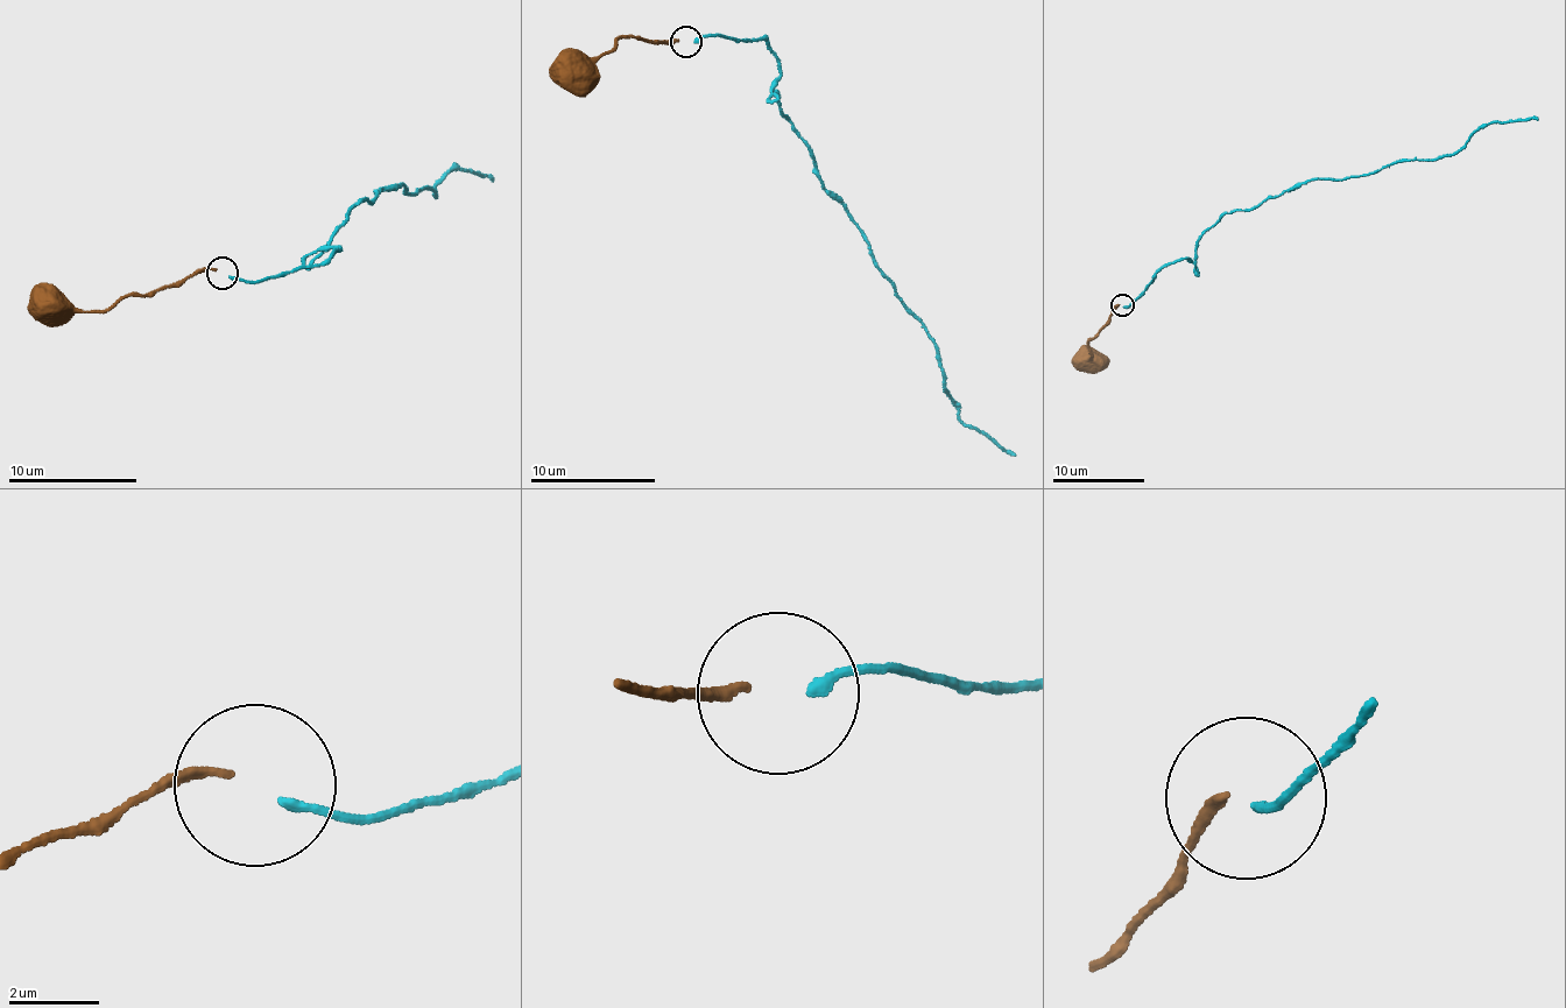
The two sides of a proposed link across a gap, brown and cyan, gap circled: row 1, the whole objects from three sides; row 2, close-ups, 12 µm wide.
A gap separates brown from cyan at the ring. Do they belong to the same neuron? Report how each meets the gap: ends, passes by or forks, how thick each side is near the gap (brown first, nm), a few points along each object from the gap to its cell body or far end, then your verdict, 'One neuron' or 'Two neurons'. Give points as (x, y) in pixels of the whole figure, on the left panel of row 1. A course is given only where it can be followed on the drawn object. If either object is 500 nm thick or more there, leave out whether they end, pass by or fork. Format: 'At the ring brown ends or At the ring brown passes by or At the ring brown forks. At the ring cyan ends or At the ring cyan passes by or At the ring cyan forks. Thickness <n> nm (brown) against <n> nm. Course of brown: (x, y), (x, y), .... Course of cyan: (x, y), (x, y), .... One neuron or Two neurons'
At the ring brown ends. At the ring cyan ends. Thickness 200 nm (brown) against 200 nm. Course of brown: (214, 270), (200, 268), (145, 295), (128, 293), (98, 312), (57, 312), (42, 304). Course of cyan: (227, 275), (258, 283), (324, 265), (351, 209), (382, 188), (434, 198), (453, 166), (494, 182). One neuron

